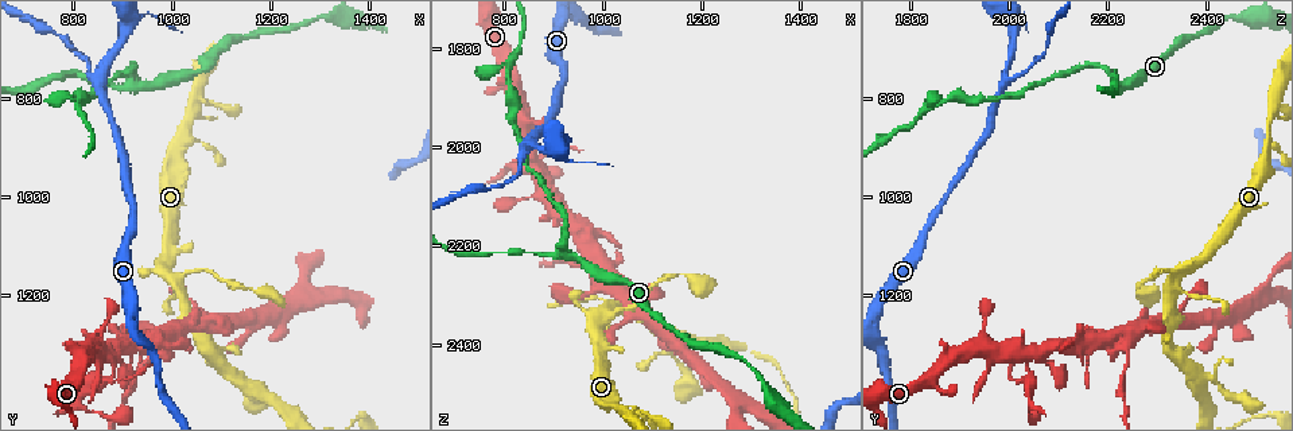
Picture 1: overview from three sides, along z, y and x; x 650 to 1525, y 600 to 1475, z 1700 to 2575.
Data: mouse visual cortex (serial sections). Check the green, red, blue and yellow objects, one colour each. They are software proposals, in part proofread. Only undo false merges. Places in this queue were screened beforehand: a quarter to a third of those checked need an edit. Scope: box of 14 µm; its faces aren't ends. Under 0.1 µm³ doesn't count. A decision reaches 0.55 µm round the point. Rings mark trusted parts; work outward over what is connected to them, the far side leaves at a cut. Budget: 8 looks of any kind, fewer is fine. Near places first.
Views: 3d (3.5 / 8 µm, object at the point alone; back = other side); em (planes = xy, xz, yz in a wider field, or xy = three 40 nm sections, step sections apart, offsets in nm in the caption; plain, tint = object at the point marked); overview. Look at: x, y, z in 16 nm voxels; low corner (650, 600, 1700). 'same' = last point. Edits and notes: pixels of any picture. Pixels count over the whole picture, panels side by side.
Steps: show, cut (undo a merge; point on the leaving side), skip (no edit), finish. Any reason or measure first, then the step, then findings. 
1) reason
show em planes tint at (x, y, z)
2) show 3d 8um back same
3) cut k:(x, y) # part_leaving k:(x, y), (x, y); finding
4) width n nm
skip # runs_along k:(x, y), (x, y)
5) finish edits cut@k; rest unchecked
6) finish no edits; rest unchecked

abrupt turn
show 3d 3.5um at (920, 775, 2215)

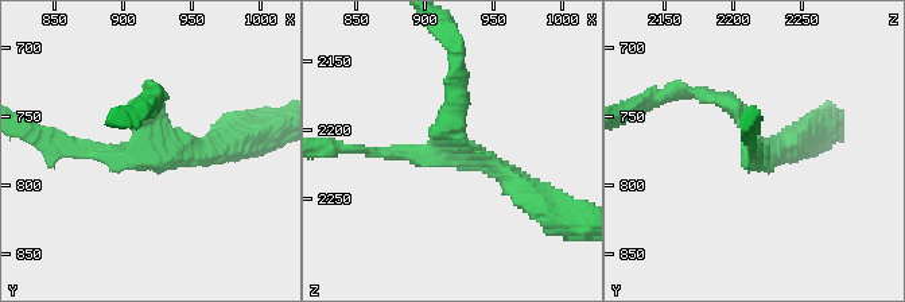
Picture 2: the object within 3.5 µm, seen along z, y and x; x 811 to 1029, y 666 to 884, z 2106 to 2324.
arms 3; arm_widths 150, 200, 250 nm
show em xy step 3 tint at (916, 776, 2210)

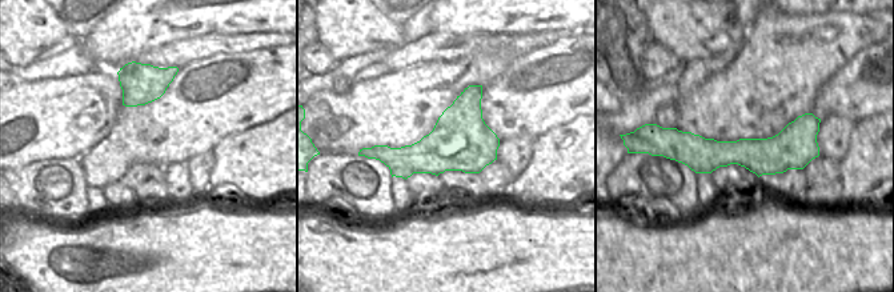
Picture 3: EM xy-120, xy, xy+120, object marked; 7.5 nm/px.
skip # runs_along 2:(520, 186), (446, 146), (458, 93); one cell here

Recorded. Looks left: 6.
abrupt turn
show 3d 3.5um at (810, 820, 1830)

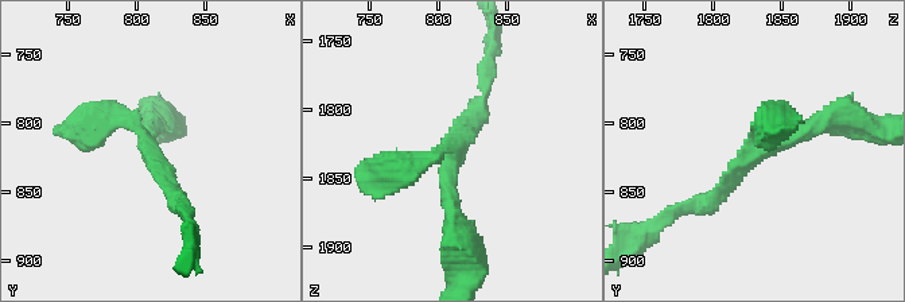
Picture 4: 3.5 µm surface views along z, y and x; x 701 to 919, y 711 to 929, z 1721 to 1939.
show em xy step 2 tint at (810, 822, 1832)

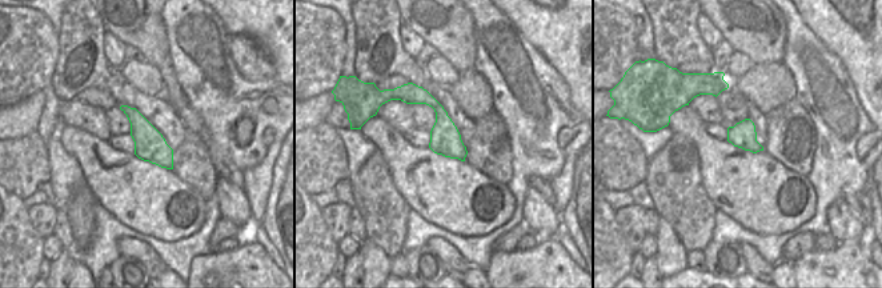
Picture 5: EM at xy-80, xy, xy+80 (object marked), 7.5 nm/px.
skip # runs_along 4:(457, 228), (449, 148), (387, 170); one cell here

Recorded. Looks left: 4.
three-way junction
show 3d 3.5um back at (845, 765, 1990)

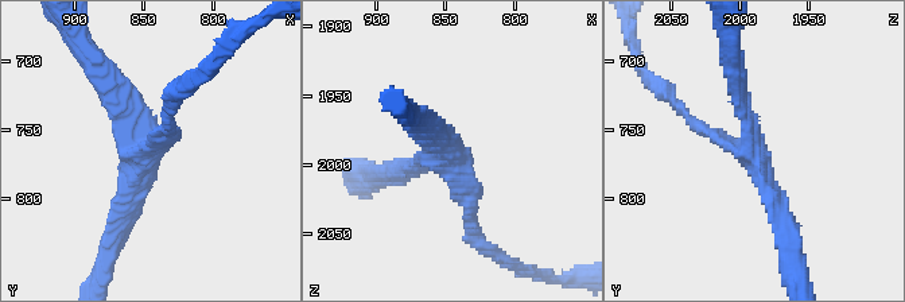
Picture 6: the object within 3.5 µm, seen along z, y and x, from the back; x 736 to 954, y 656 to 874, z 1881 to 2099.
arm_widths 200, 200, 250 nm
skip # runs_along 6:(787, 227), (758, 173), (734, 78); all the same cell

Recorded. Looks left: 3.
finish no edits; rest unchecked

